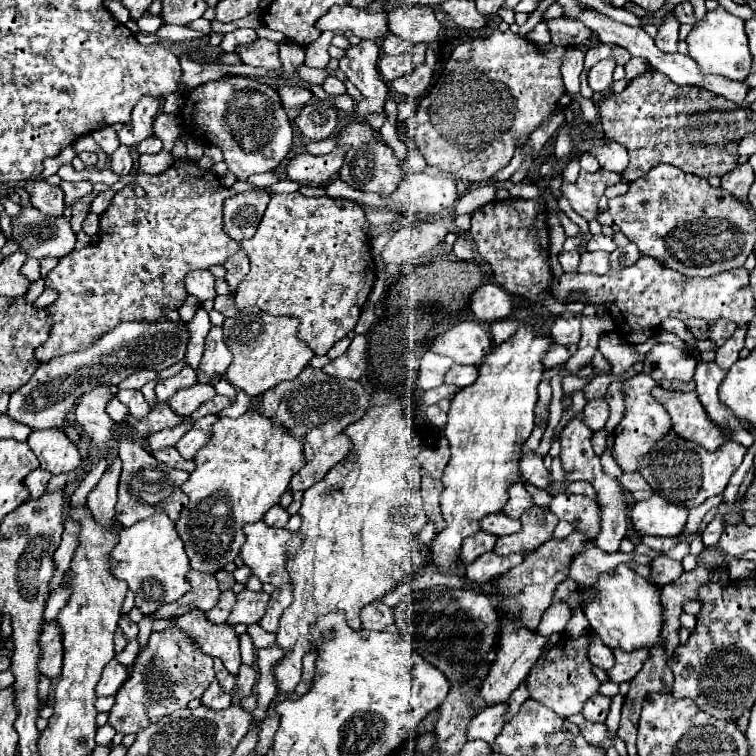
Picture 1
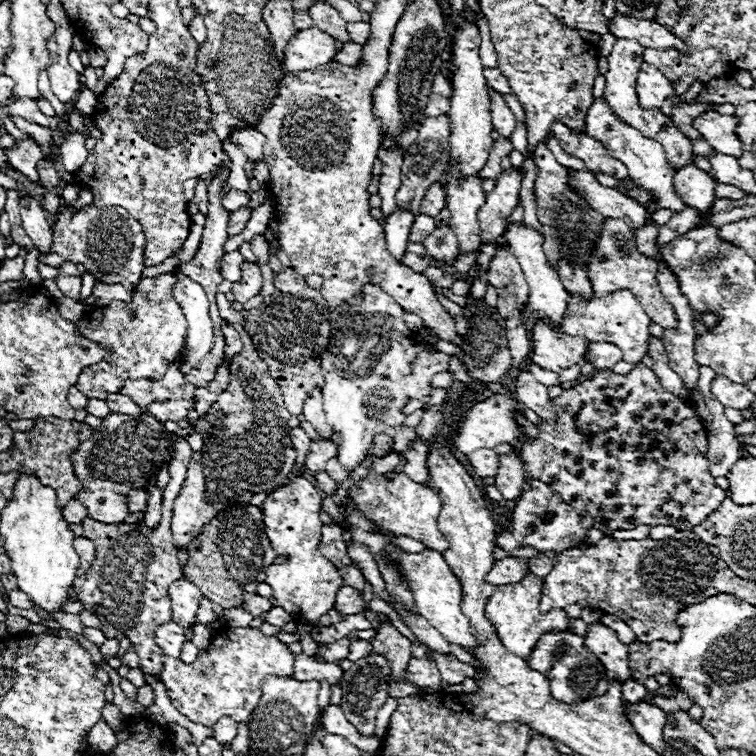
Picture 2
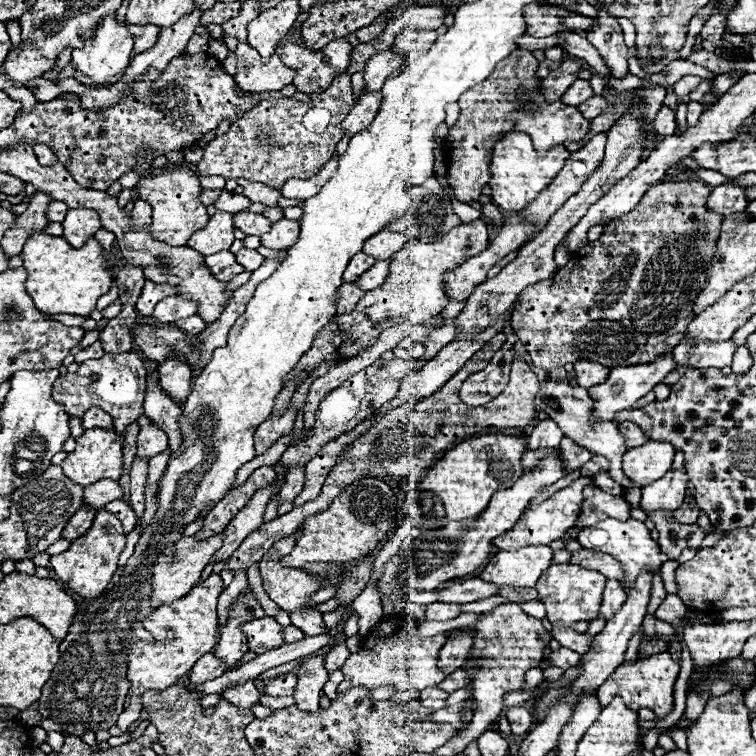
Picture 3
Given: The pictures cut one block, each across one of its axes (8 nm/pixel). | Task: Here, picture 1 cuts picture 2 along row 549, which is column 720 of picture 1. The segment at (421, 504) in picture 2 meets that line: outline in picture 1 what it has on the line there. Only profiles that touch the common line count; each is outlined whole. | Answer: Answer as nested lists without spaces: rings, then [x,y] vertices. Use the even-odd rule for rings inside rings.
[[[656,386],[652,394],[672,416],[672,428],[678,436],[704,446],[708,452],[716,452],[720,444],[728,440],[722,430],[708,418],[706,410],[696,398],[696,392],[670,392]]]

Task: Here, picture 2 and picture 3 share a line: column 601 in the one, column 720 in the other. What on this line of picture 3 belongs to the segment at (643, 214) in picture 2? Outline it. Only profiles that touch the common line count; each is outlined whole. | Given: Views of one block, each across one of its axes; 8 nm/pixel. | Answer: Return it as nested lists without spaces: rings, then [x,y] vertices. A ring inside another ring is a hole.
[[[732,182],[716,186],[708,198],[708,208],[726,216],[734,212],[742,212],[746,210],[746,206],[748,206],[748,200],[746,200],[744,188]]]

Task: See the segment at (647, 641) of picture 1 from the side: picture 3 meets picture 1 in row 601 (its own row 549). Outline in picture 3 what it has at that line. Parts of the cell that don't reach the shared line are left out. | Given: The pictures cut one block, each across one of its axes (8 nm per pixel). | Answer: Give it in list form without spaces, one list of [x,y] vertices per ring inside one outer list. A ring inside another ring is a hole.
[[[606,518],[606,520],[602,520],[594,526],[588,526],[588,528],[580,530],[578,542],[582,544],[582,548],[590,548],[590,550],[596,550],[596,552],[606,552],[606,554],[614,556],[616,560],[620,560],[622,566],[624,566],[624,572],[626,572],[626,582],[630,586],[634,586],[634,580],[640,574],[640,570],[650,568],[650,570],[656,572],[668,560],[668,556],[660,552],[660,546],[650,538],[650,530],[644,526],[644,522],[634,520],[634,518],[630,518],[626,522]]]

